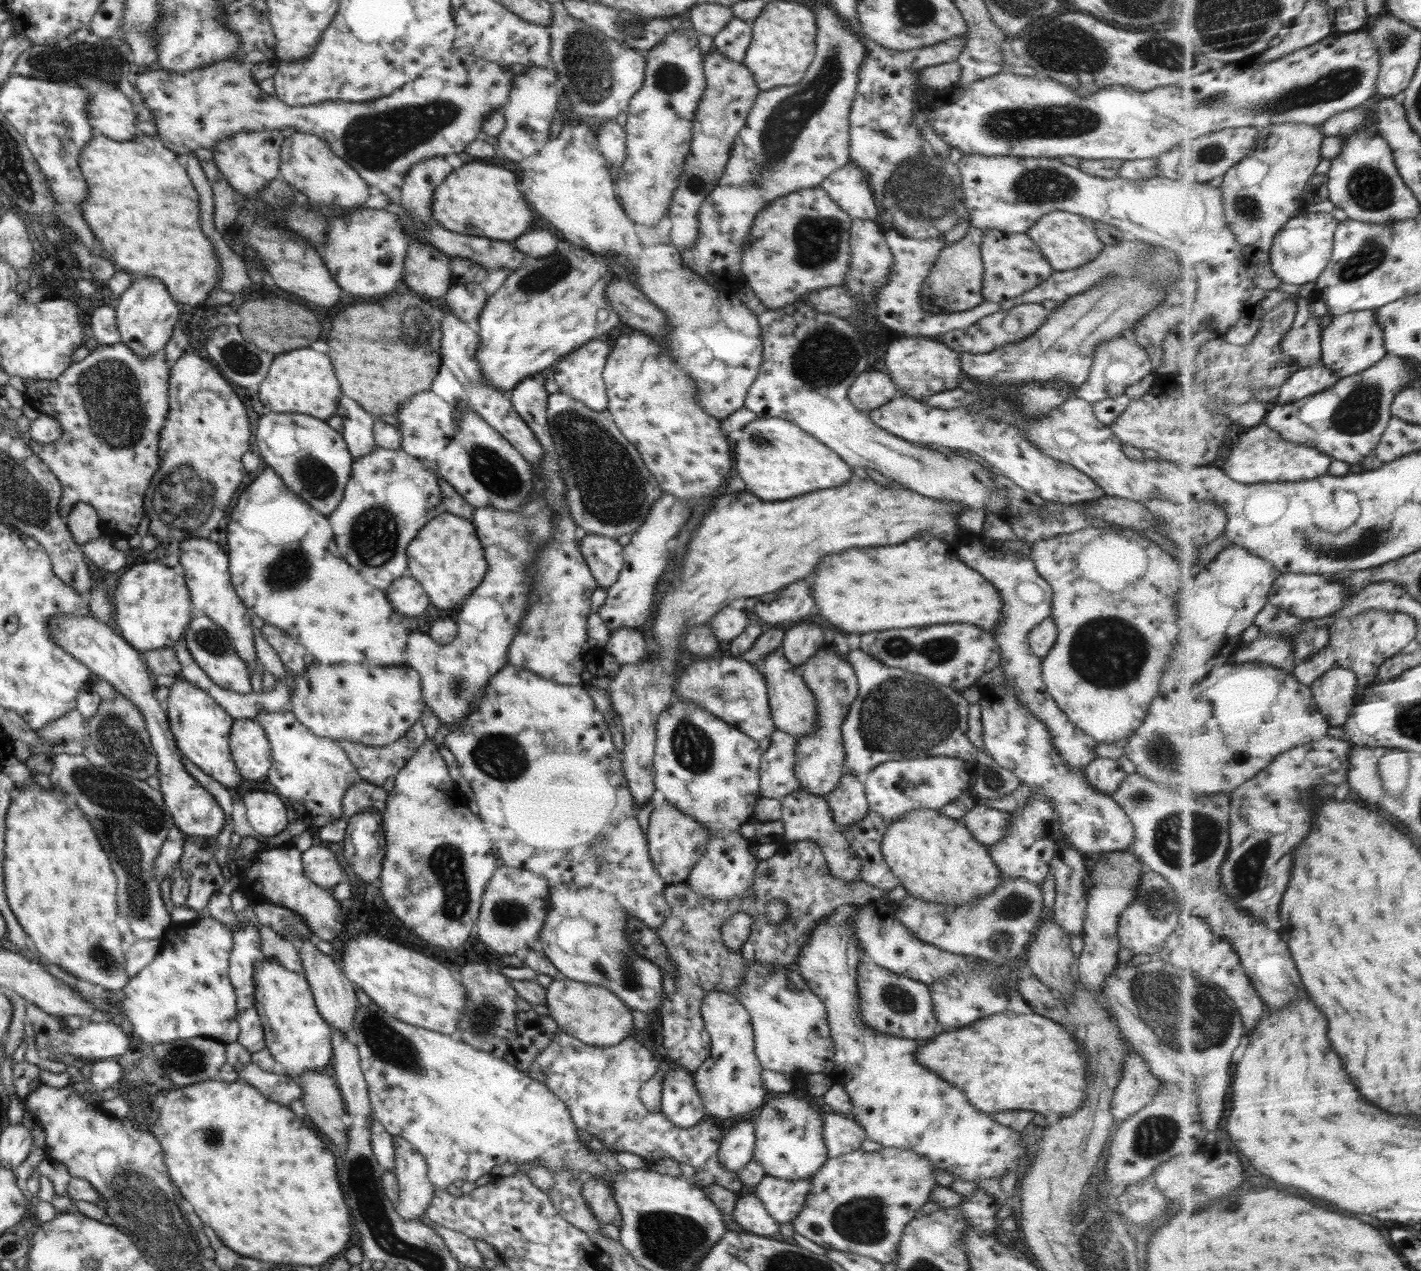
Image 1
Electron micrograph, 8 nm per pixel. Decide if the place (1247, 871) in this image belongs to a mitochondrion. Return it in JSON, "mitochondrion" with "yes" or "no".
{"mitochondrion":"yes"}

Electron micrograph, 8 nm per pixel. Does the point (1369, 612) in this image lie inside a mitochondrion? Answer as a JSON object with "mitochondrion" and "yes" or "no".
{"mitochondrion":"no"}

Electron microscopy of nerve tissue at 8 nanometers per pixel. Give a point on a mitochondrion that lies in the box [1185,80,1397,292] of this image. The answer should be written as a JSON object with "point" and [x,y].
{"point":[1371,254]}

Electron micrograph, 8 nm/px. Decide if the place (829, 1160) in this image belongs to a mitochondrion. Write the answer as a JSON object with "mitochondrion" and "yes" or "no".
{"mitochondrion":"no"}

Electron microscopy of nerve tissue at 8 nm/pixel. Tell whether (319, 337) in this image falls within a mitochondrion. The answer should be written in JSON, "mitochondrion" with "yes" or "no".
{"mitochondrion":"no"}

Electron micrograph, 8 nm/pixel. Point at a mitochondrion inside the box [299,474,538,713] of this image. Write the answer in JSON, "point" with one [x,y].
{"point":[374,536]}

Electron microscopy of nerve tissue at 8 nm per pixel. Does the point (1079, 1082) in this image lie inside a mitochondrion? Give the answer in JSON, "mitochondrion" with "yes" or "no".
{"mitochondrion":"no"}

